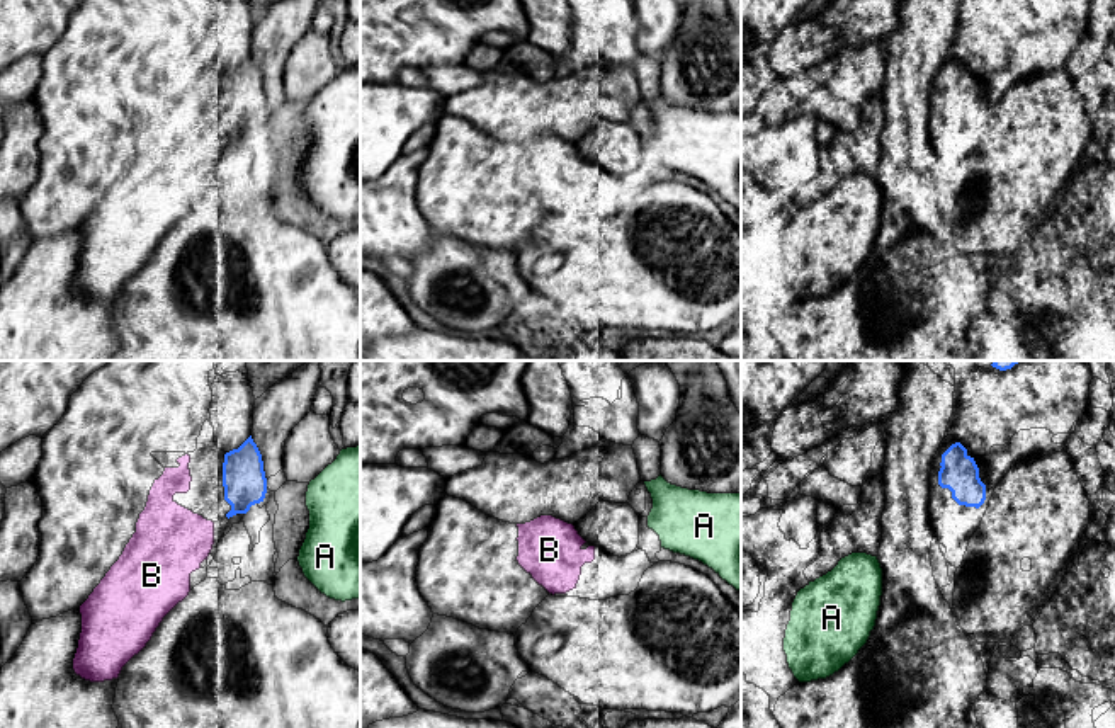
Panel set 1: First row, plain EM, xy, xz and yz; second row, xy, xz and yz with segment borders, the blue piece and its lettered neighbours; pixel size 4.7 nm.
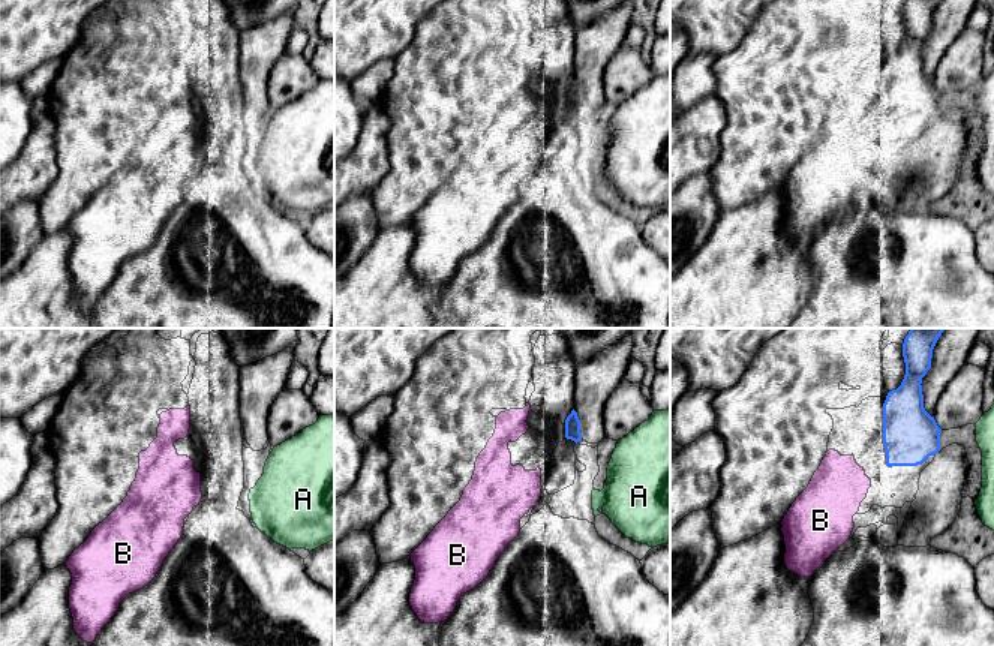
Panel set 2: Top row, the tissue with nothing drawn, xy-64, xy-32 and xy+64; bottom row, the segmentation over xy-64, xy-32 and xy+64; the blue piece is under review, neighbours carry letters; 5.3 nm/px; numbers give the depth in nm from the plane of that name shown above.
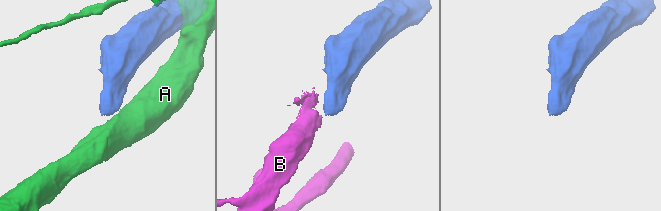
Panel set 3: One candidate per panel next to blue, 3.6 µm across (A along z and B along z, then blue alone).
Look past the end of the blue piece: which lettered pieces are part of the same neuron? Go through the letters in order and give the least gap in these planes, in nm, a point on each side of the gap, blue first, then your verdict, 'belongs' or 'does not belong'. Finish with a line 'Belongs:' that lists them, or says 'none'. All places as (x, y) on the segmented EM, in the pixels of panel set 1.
A: 190 nm apart; from blue across xy (266, 492), (306, 492); does not belong
B: 70 nm apart; from blue across xy (226, 516), (213, 523); belongs
Belongs: B

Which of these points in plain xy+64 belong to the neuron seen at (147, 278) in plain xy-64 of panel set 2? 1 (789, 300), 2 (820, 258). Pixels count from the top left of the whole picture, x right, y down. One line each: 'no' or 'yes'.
1: no
2: yes

